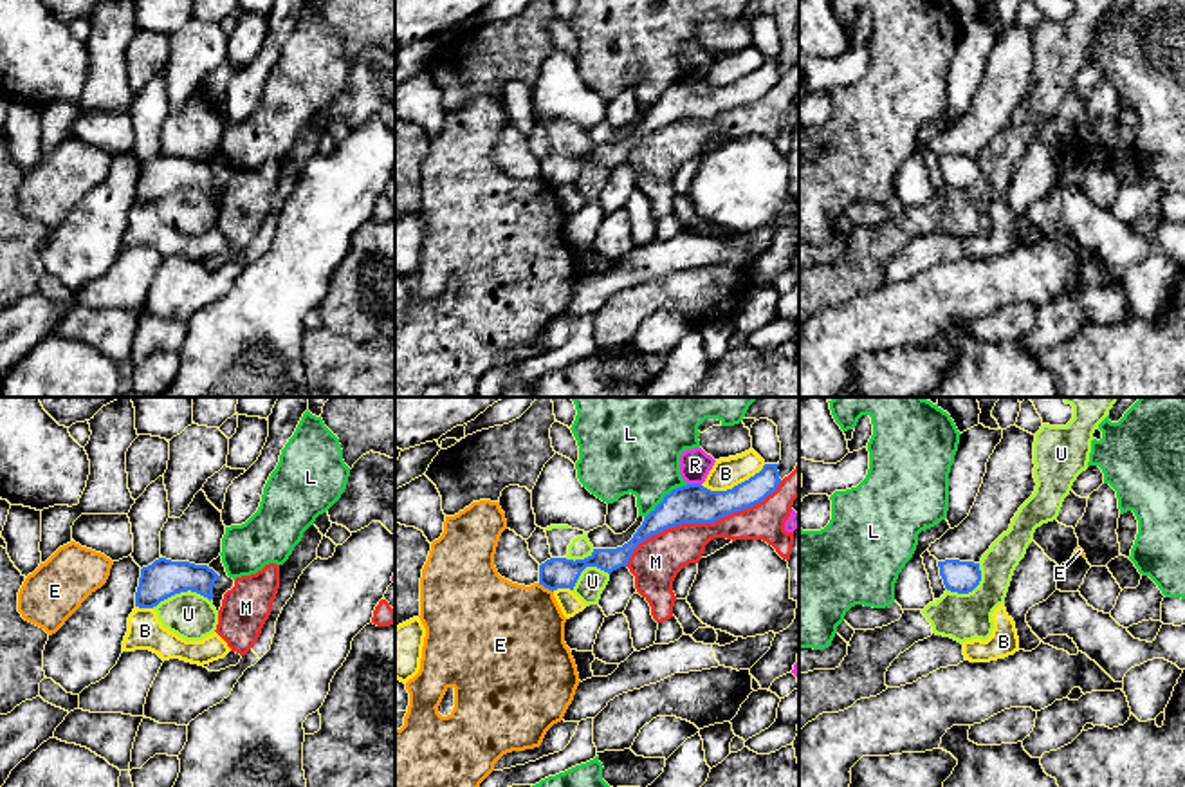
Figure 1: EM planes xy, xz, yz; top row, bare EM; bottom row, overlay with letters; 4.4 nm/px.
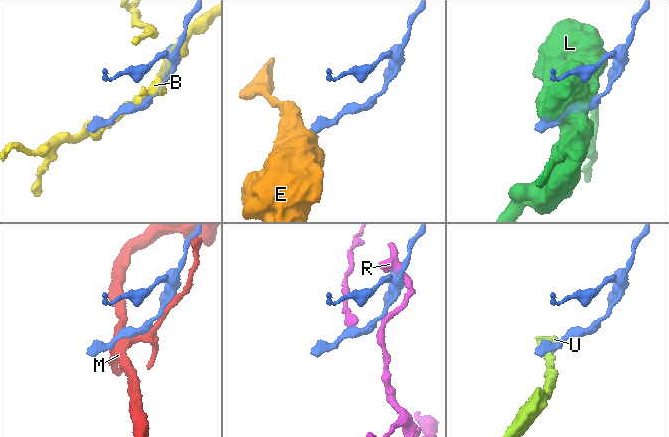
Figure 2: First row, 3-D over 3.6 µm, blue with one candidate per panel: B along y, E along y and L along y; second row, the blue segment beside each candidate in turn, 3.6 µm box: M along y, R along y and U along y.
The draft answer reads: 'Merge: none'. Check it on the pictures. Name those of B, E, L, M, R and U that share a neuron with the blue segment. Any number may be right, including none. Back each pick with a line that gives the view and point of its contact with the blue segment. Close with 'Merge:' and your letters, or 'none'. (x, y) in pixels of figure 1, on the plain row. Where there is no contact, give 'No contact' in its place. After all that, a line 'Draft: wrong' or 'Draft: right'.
Merge: none
Draft: right

